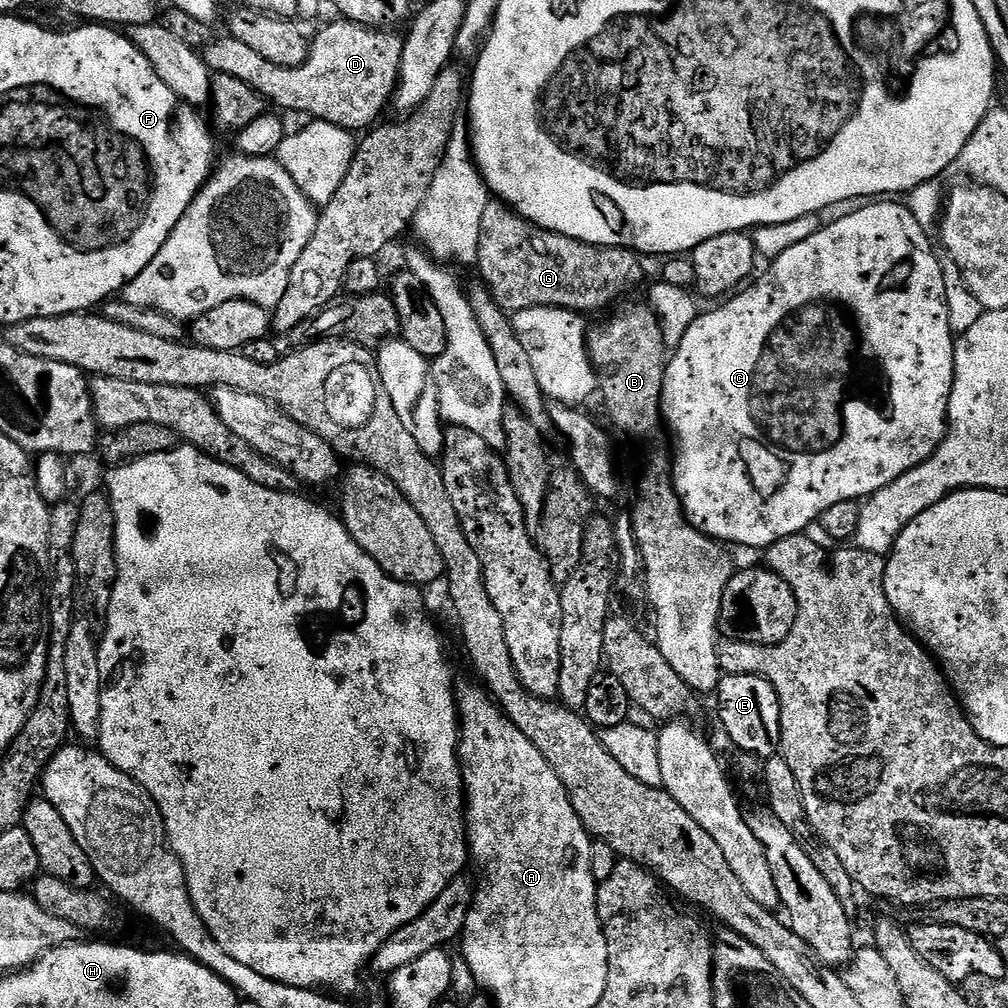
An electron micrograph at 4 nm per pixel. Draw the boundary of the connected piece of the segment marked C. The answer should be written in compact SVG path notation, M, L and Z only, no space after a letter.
M884 198L879 202L865 203L868 204L865 208L860 208L857 212L848 212L845 216L838 217L833 224L825 223L818 230L818 234L814 234L814 238L806 238L806 242L798 242L798 246L790 246L790 250L786 250L786 254L782 254L777 260L773 260L767 265L768 269L760 277L757 278L756 276L743 290L737 291L731 298L725 299L723 301L725 304L721 308L712 308L709 312L701 311L697 315L695 322L690 326L690 330L686 330L686 338L682 338L682 342L671 353L664 370L660 414L663 427L668 427L668 432L672 435L672 444L670 443L671 451L674 453L672 485L676 487L680 505L684 507L684 516L698 531L709 536L711 540L718 540L725 546L741 544L744 548L766 550L774 542L778 542L782 538L807 533L808 528L819 521L820 515L826 510L830 510L830 506L835 506L837 502L846 502L847 500L863 501L878 490L882 490L890 482L897 480L902 474L909 472L914 466L926 462L934 455L944 437L947 436L948 403L954 386L954 350L956 349L956 341L953 332L950 330L950 318L946 310L946 282L942 282L940 256L937 253L932 253L932 244L928 241L929 233L918 222L918 218L914 218L912 211L903 203L895 204L892 200L895 199Z

